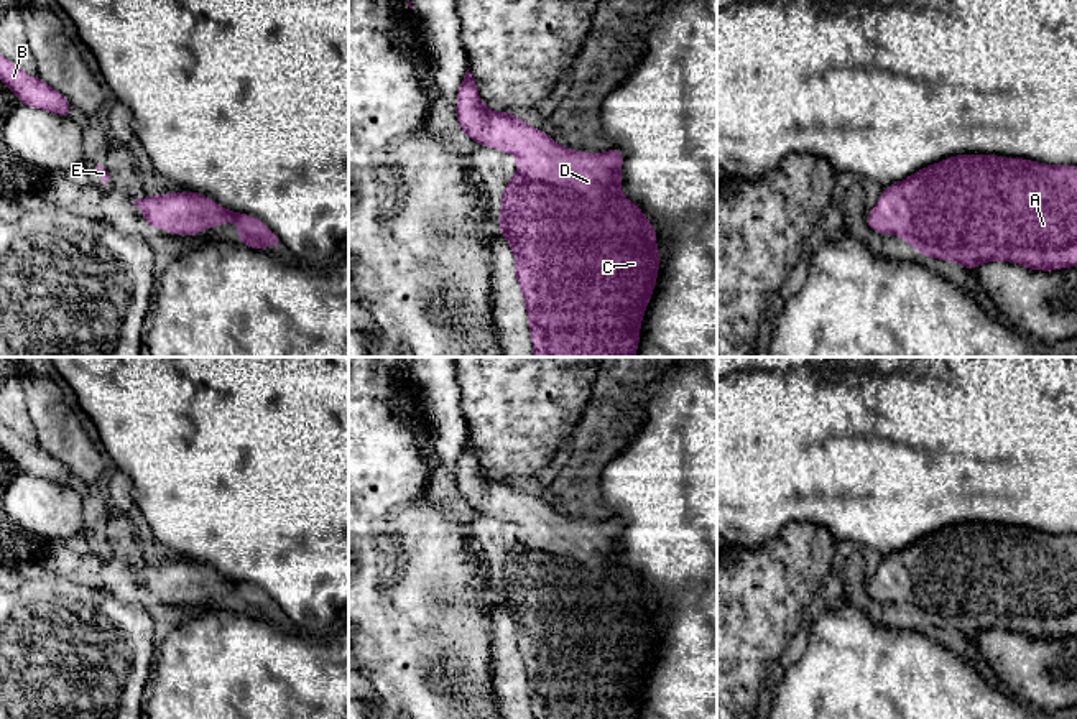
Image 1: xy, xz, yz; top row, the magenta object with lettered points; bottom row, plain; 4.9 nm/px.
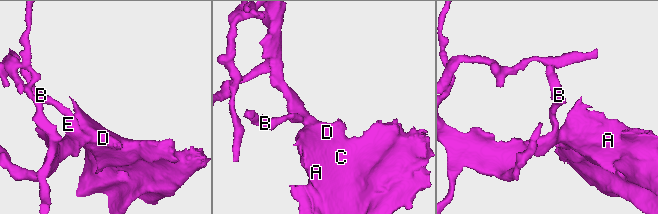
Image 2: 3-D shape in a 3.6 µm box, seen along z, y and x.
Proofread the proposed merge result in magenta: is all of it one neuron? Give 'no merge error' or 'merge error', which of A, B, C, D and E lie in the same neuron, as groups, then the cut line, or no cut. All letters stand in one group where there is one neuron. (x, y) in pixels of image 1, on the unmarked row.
no merge error | A B C D E | no cut

